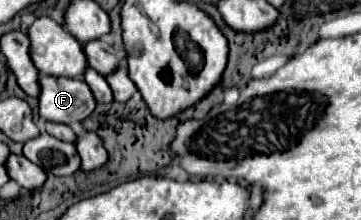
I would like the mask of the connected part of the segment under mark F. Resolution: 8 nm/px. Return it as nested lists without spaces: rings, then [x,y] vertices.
[[[41,78],[39,114],[49,122],[73,124],[93,114],[97,102],[85,80],[77,78]]]

